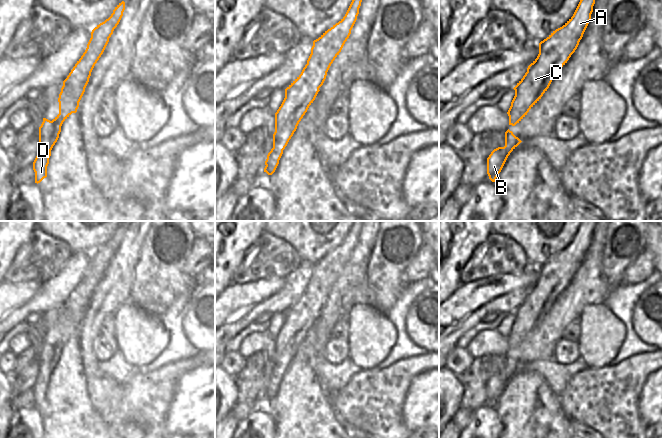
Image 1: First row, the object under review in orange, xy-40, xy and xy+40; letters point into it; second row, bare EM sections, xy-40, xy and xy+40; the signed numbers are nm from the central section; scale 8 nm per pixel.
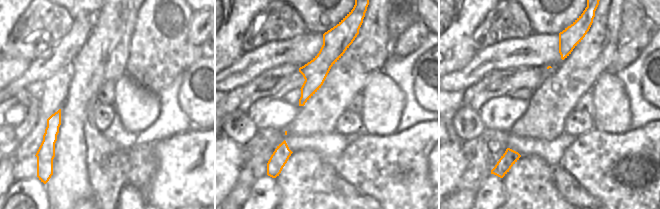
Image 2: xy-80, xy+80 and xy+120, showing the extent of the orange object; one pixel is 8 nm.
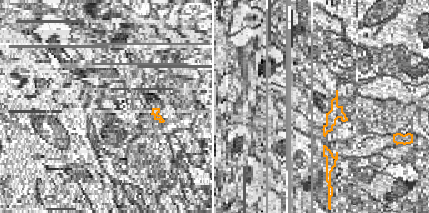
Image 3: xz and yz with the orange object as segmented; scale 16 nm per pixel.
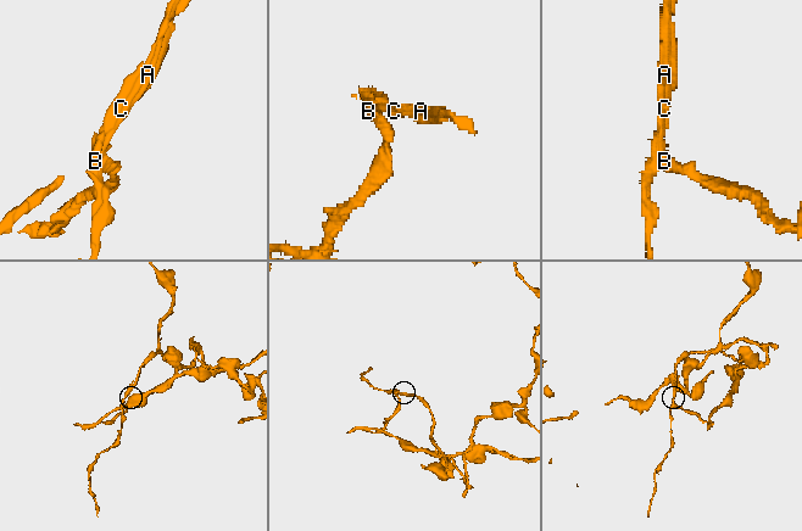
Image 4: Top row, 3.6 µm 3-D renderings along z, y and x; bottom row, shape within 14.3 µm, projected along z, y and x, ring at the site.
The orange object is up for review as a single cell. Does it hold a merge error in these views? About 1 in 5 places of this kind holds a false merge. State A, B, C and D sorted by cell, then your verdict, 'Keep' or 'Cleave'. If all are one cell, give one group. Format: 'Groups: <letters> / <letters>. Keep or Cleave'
Groups: A C D / B. Cleave

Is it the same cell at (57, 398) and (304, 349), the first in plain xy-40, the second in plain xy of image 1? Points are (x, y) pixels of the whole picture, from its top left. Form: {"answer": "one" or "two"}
{"answer": "two"}

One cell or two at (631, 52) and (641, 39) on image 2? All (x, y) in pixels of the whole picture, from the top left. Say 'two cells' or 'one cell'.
one cell

